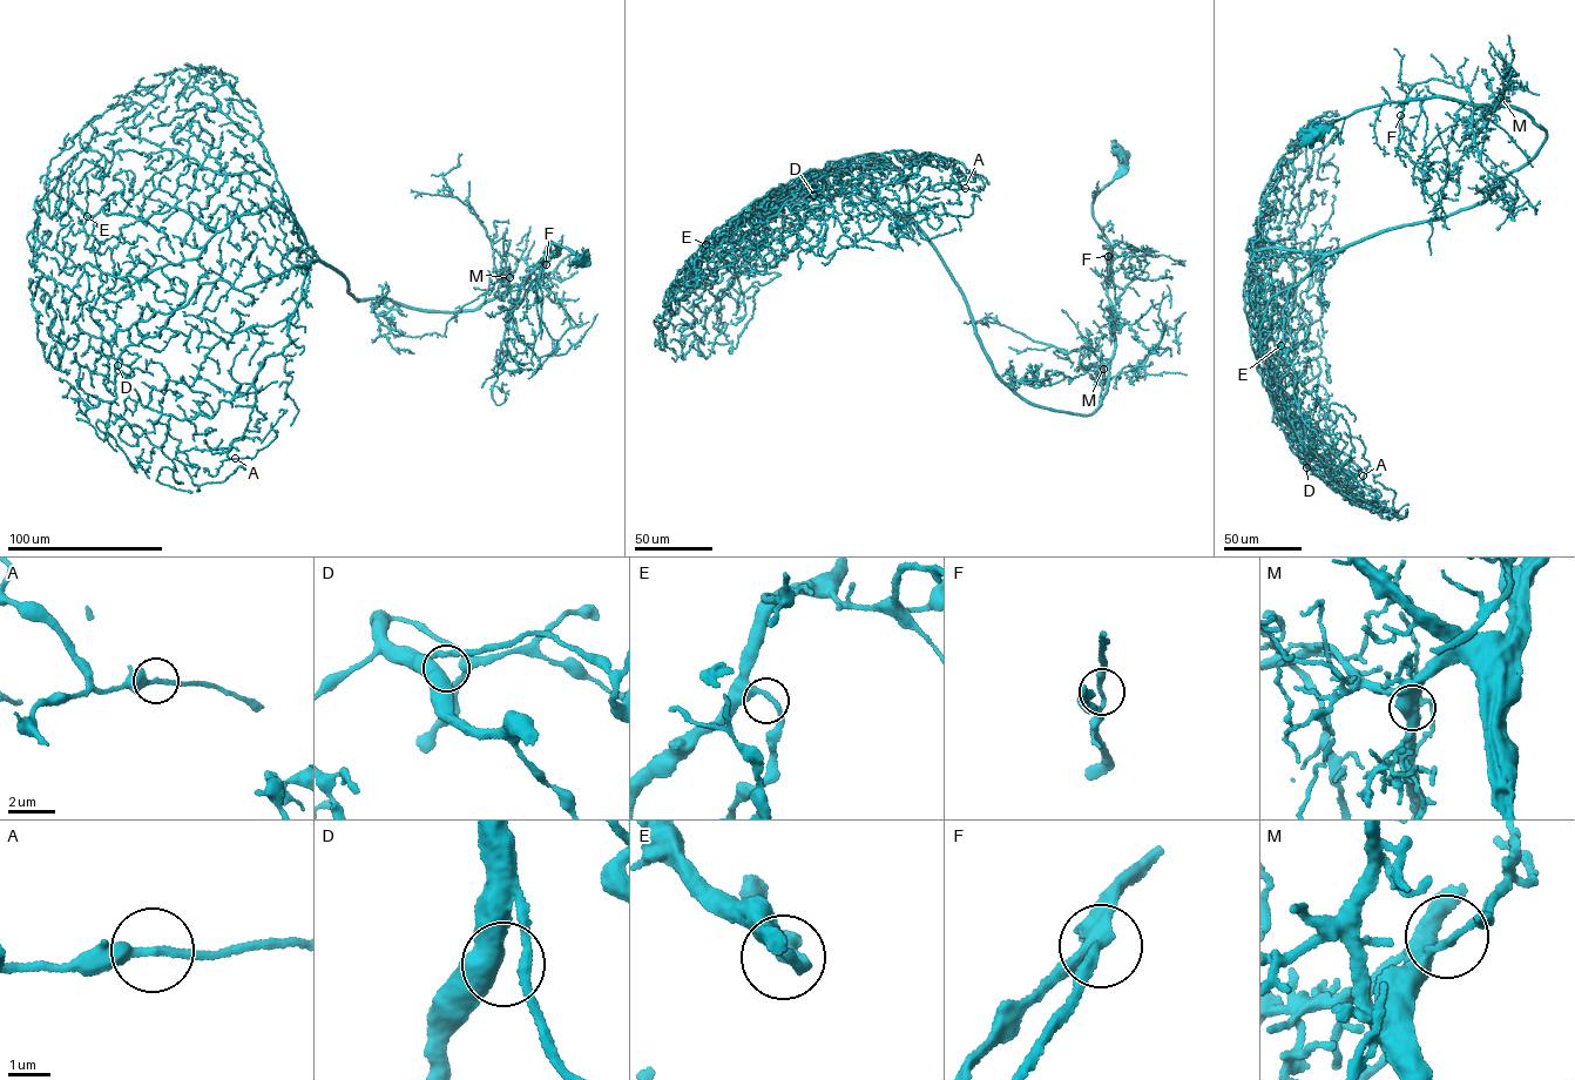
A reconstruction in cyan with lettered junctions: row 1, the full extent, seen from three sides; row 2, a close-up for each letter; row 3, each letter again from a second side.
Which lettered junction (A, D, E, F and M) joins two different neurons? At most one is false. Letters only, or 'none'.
none

